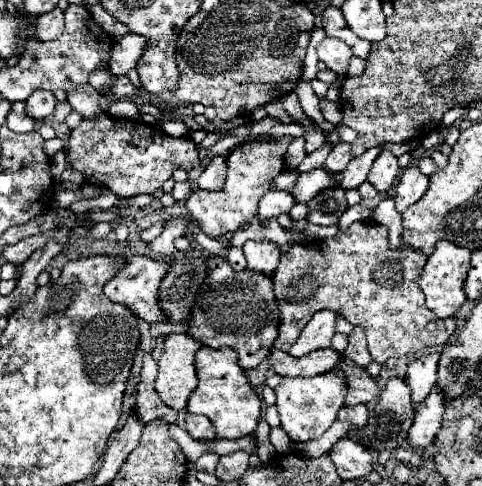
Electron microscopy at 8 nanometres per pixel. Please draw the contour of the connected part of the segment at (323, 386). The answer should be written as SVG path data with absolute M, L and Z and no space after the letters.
M338 371L322 373L316 377L282 377L280 385L276 387L276 409L282 421L280 427L294 443L306 443L310 439L322 437L336 421L336 415L344 405L346 391L346 381Z

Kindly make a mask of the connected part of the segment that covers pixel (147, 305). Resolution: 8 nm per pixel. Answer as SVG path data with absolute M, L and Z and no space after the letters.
M124 241L118 243L116 253L120 253L126 259L126 265L124 265L124 269L114 279L110 279L104 285L104 293L112 301L116 301L116 303L124 303L124 305L132 307L138 313L138 317L142 317L150 325L152 323L160 323L160 321L168 321L166 313L158 305L158 299L160 299L158 297L158 291L160 291L160 283L162 283L164 275L170 271L172 263L158 261L158 259L150 259L150 257L134 257L134 255L128 255L126 249L124 249Z

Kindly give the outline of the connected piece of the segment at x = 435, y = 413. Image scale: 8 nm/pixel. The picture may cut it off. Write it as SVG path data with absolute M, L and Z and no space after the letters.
M434 385L430 395L426 397L424 403L418 405L416 415L414 415L414 425L410 427L410 445L416 449L424 449L432 443L434 435L438 433L442 425L442 415L444 415L444 403L446 395L442 387Z

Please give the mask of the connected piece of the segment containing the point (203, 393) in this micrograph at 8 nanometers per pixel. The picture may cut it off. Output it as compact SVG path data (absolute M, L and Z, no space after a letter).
M200 347L196 351L194 367L198 375L198 387L192 391L186 411L206 415L216 427L218 439L240 439L244 435L254 433L260 419L260 399L256 397L252 385L248 383L246 371L238 365L236 351L228 347L224 349Z

